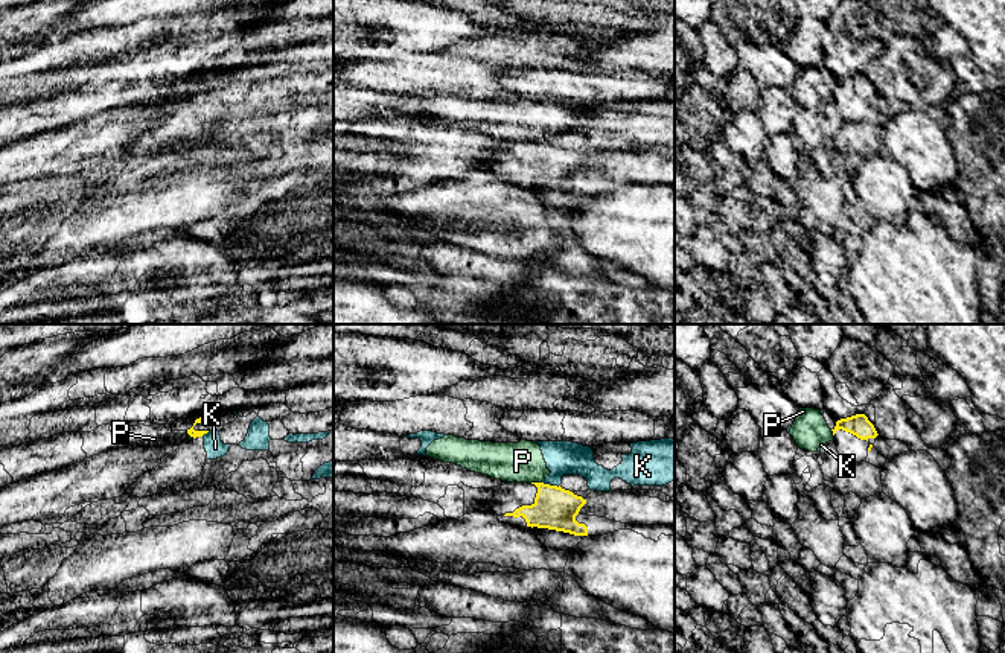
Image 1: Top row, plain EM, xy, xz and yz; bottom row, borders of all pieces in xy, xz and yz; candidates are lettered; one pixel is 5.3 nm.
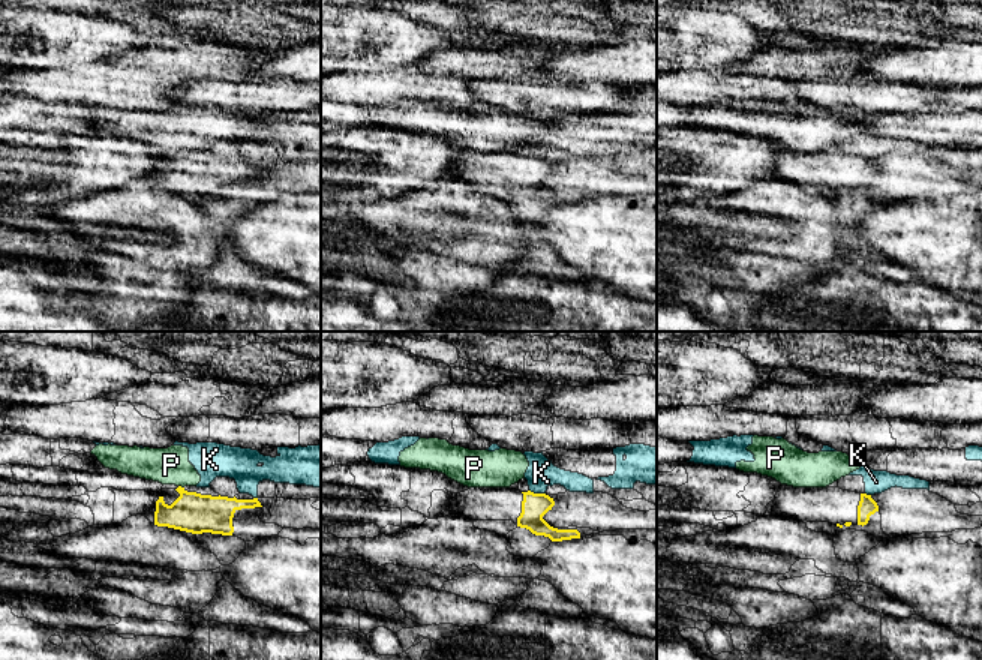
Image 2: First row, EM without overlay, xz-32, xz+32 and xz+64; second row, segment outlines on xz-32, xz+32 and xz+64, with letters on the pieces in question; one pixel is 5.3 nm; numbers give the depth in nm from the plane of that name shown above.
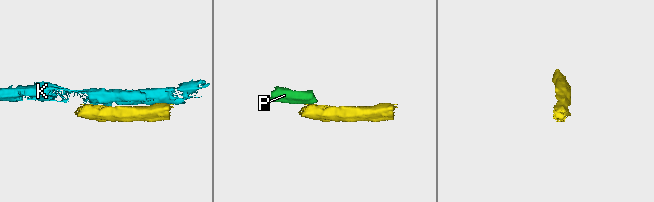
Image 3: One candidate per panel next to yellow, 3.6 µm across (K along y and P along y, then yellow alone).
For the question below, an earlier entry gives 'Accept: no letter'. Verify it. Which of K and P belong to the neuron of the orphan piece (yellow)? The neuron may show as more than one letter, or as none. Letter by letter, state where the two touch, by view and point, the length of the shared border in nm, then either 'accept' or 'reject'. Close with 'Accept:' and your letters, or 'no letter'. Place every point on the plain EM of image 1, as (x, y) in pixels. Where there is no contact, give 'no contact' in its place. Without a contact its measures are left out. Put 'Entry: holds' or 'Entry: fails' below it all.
K: xz (551, 145) | 100 nm | reject
P: xz (535, 142) | 60 nm | reject
Accept: no letter
Entry: holds

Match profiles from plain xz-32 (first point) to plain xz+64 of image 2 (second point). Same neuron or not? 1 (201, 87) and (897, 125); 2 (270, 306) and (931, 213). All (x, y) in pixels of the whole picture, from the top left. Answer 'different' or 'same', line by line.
1: different
2: different

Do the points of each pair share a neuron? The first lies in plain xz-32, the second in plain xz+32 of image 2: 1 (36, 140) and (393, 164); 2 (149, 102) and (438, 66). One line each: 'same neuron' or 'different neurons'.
1: same neuron
2: different neurons

